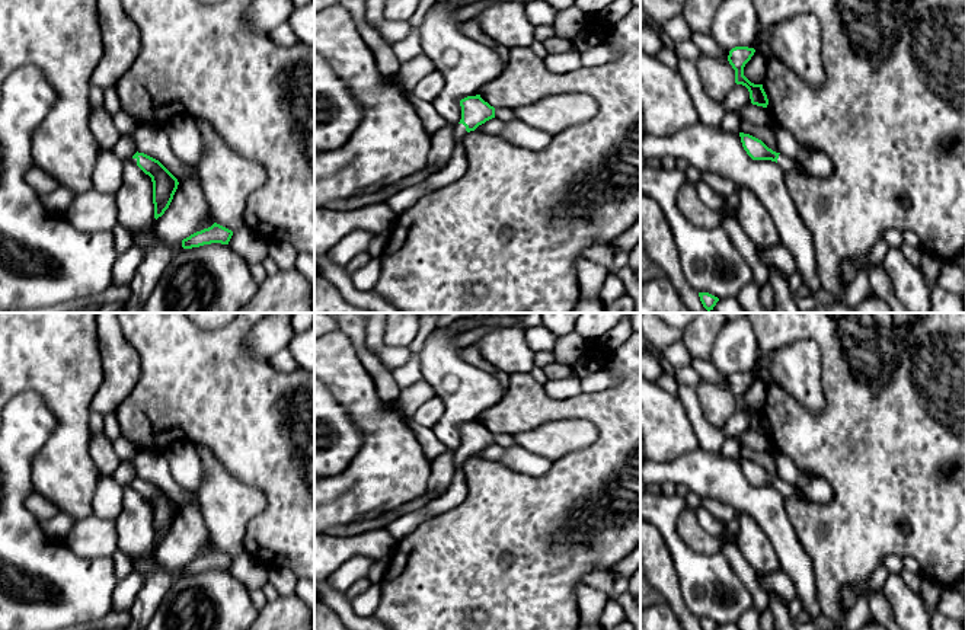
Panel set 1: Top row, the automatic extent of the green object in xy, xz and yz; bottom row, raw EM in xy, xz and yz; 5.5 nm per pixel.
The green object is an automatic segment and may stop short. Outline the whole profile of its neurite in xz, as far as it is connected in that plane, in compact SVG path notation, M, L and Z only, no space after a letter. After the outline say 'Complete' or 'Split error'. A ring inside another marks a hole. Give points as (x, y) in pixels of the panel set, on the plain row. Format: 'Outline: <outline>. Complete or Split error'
Outline: M480 420L467 422L460 426L461 445L456 451L456 467L466 463L467 458L474 457L479 451L495 444L495 434L485 428Z. Split error

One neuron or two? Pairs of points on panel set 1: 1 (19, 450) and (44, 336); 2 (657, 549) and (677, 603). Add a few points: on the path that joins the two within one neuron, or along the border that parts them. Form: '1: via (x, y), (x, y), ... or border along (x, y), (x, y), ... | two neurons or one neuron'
1: border along (15, 395), (34, 392), (56, 416) | two neurons
2: via (657, 562), (668, 589) | one neuron

